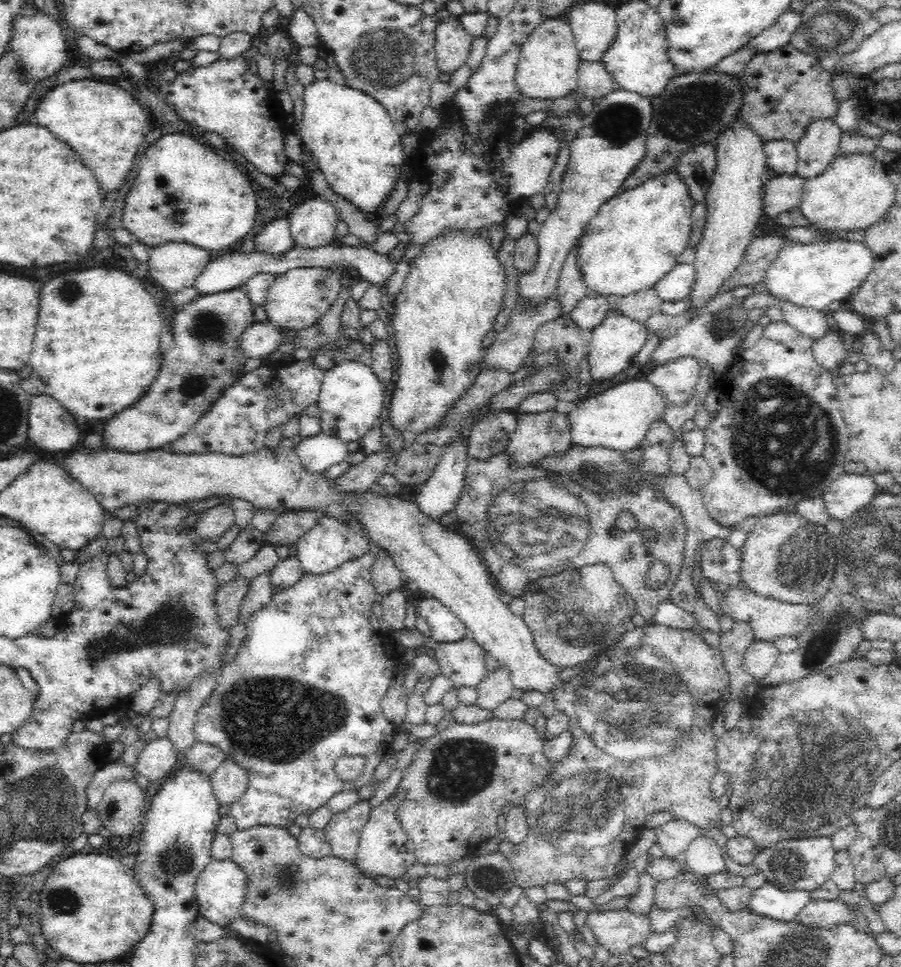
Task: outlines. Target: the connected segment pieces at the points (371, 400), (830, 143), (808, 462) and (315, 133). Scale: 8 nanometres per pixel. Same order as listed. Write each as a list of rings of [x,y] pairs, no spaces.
[[[348,361],[335,365],[324,373],[317,405],[323,434],[349,443],[360,441],[380,417],[384,408],[385,384],[362,362]]]
[[[816,120],[808,126],[796,143],[797,165],[795,176],[805,182],[820,176],[837,158],[842,130],[832,120]]]
[[[771,321],[770,324],[763,327],[763,333],[747,349],[741,349],[736,355],[732,367],[726,373],[718,376],[713,382],[713,388],[717,392],[720,402],[722,402],[722,408],[720,408],[718,416],[711,420],[710,424],[703,430],[706,444],[703,456],[711,466],[713,475],[700,488],[700,491],[708,513],[721,526],[735,528],[748,516],[769,516],[781,510],[794,507],[802,499],[820,497],[825,490],[828,490],[833,480],[845,473],[846,450],[848,449],[850,434],[838,407],[835,376],[830,375],[828,371],[824,371],[822,367],[818,366],[812,350],[814,343],[814,340],[798,332],[794,326],[786,321]]]
[[[315,79],[303,87],[303,117],[294,131],[312,156],[313,168],[324,174],[334,192],[377,219],[404,166],[393,118],[372,95],[347,84]]]

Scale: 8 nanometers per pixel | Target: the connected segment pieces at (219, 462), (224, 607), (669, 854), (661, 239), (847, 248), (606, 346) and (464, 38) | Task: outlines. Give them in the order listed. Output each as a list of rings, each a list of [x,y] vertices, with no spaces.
[[[284,439],[283,442],[278,446],[277,452],[272,453],[270,449],[264,448],[260,450],[258,453],[252,455],[240,456],[240,458],[236,458],[235,456],[224,456],[224,455],[176,455],[168,452],[165,448],[160,448],[156,450],[146,450],[140,452],[128,452],[128,451],[120,451],[115,450],[115,448],[98,448],[98,450],[93,450],[93,448],[82,448],[82,450],[76,450],[74,454],[70,454],[70,456],[66,456],[64,460],[62,460],[62,469],[68,474],[68,476],[75,478],[79,483],[84,486],[84,488],[88,489],[93,495],[94,498],[101,504],[104,508],[104,511],[115,511],[117,509],[130,506],[131,504],[138,504],[142,499],[154,499],[154,501],[166,501],[169,503],[179,503],[182,501],[194,501],[194,500],[202,500],[206,498],[212,498],[216,496],[229,496],[230,498],[240,498],[247,500],[253,504],[255,508],[270,508],[279,514],[285,511],[299,511],[299,510],[313,510],[321,514],[331,514],[331,516],[335,516],[336,518],[352,518],[352,516],[359,516],[363,521],[364,527],[368,529],[368,537],[370,537],[371,542],[375,542],[375,544],[380,545],[380,547],[384,547],[384,549],[390,551],[390,555],[392,555],[392,559],[394,559],[394,563],[400,567],[403,574],[408,577],[408,580],[412,583],[414,590],[420,596],[432,596],[440,602],[444,603],[450,611],[452,611],[455,615],[458,615],[469,632],[469,635],[472,637],[474,641],[476,641],[486,653],[491,654],[498,660],[498,663],[504,664],[508,666],[511,671],[511,681],[515,688],[518,690],[524,691],[538,691],[544,695],[550,695],[556,688],[562,688],[565,682],[562,680],[562,670],[560,666],[555,666],[548,662],[548,659],[544,659],[542,655],[540,655],[540,651],[536,648],[534,637],[532,636],[532,631],[528,628],[524,619],[514,614],[514,612],[508,609],[508,605],[505,604],[498,595],[498,592],[492,584],[490,583],[490,576],[487,568],[483,565],[481,558],[479,557],[477,551],[472,547],[472,544],[466,541],[466,539],[462,538],[461,535],[457,534],[455,531],[448,528],[443,528],[442,524],[438,524],[434,521],[428,521],[418,509],[416,509],[416,505],[414,505],[413,501],[404,501],[400,499],[396,495],[385,495],[379,496],[372,492],[360,492],[353,494],[337,494],[335,490],[333,490],[332,481],[333,479],[328,479],[326,475],[323,474],[312,474],[311,472],[306,472],[303,469],[303,466],[300,464],[298,455],[295,453],[295,447],[293,440]]]
[[[237,574],[232,581],[219,587],[214,597],[216,597],[218,617],[220,617],[222,626],[230,629],[238,622],[240,608],[242,608],[246,594],[248,594],[250,582],[251,580],[248,580],[248,578]]]
[[[671,819],[655,828],[655,837],[664,857],[674,859],[682,855],[700,834],[700,829],[685,820]]]
[[[672,169],[664,171],[664,174],[660,176],[654,176],[654,178],[648,178],[646,182],[642,182],[640,186],[636,186],[626,191],[618,192],[616,196],[612,197],[608,202],[605,202],[598,210],[598,212],[588,221],[588,224],[583,228],[584,234],[581,236],[578,242],[578,265],[582,269],[582,275],[584,275],[584,281],[589,288],[591,294],[600,294],[606,297],[610,295],[616,295],[623,297],[626,295],[634,294],[639,290],[646,287],[654,287],[655,284],[676,264],[676,258],[684,252],[684,249],[688,246],[689,238],[691,236],[692,226],[692,210],[695,206],[695,202],[692,200],[690,193],[688,192],[688,184],[685,182],[683,175],[680,171],[673,172]]]
[[[786,238],[765,268],[761,280],[765,292],[774,300],[826,311],[832,302],[841,301],[854,293],[871,266],[872,255],[864,242],[839,239],[812,244],[793,242]]]
[[[610,308],[604,315],[602,322],[588,333],[586,355],[588,356],[588,364],[591,367],[592,379],[594,381],[604,381],[629,368],[634,356],[644,346],[648,331],[645,325],[628,317],[624,314],[624,311]]]
[[[459,18],[437,20],[434,50],[440,72],[451,74],[466,63],[473,40]]]

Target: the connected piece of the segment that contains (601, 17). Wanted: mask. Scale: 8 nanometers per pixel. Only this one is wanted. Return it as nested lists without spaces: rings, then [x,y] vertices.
[[[586,2],[568,13],[579,57],[584,62],[601,62],[617,34],[617,9],[606,3]]]

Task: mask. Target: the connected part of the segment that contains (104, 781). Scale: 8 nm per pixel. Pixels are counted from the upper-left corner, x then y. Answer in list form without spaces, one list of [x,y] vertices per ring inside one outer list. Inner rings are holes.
[[[119,762],[108,763],[98,769],[85,790],[87,810],[96,808],[102,800],[108,785],[117,778],[136,778],[138,774],[132,766],[122,766]]]

